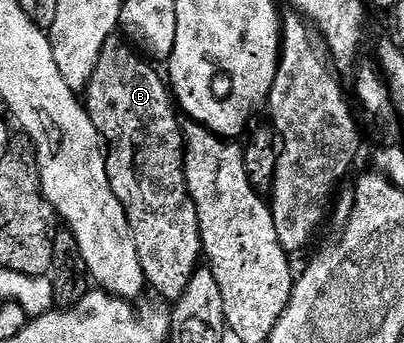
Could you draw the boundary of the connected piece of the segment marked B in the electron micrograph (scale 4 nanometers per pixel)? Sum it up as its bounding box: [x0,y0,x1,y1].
[85,35,204,303]

